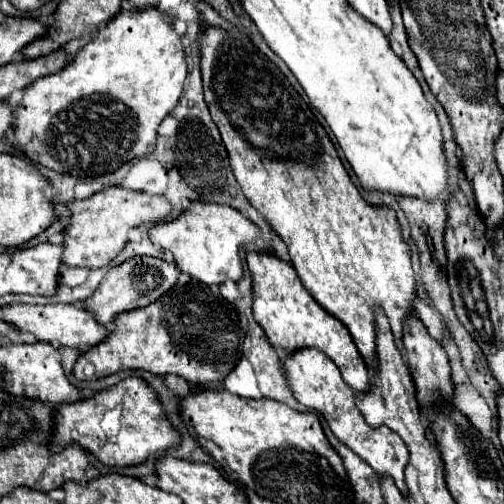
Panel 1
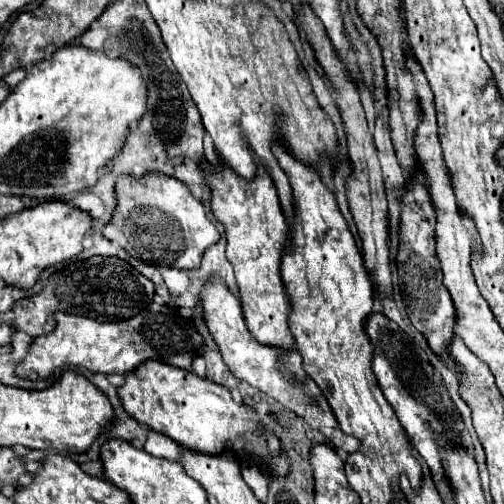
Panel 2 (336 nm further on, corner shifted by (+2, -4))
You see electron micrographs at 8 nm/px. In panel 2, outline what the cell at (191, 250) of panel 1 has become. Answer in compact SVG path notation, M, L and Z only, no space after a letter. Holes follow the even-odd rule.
M146 173L140 179L120 177L116 195L116 211L110 223L102 229L102 235L126 249L132 257L140 257L150 265L186 271L198 269L204 251L220 241L220 233L208 219L204 205L196 201L190 189L174 177L162 173ZM150 215L156 215L158 223L150 223Z

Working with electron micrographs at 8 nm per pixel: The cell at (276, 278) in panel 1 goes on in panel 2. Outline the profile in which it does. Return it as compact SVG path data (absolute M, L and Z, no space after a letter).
M222 163L220 171L212 171L210 175L212 187L212 209L214 215L226 227L226 255L234 267L236 281L240 287L242 311L246 315L246 325L250 333L264 345L280 347L280 349L296 349L296 339L290 331L288 317L292 313L290 297L286 295L286 287L280 275L282 255L288 247L288 225L282 215L282 207L278 201L276 187L272 179L258 167L258 175L254 183L246 183L238 179L226 163Z

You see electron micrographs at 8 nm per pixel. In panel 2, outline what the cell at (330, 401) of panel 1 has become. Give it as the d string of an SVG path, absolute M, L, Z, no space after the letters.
M210 279L210 283L202 289L200 297L202 297L202 305L204 305L206 325L224 357L224 363L230 367L230 371L238 379L244 379L246 383L258 387L268 397L282 403L296 415L300 415L308 425L318 429L336 449L344 449L346 453L360 451L362 443L356 437L346 435L338 427L338 421L336 421L326 397L322 395L318 385L306 375L306 371L302 367L302 357L296 351L278 351L278 347L266 347L266 345L258 343L252 337L252 333L246 329L246 319L242 315L242 305L240 305L238 297L230 295L230 291L226 291L226 285L220 279Z

